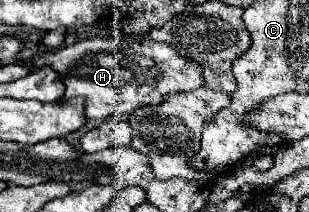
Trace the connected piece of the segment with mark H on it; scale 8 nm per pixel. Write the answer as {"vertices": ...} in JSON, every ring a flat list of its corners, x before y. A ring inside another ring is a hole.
{"vertices":[[111,35,85,39,85,41,73,43,65,49,59,49,55,53,45,53,45,55,37,57,33,61,33,65,43,67,45,63,53,63,53,67,57,67,57,71,61,71,61,75,65,75,65,95,61,99,65,101,65,99,73,99,73,97,85,97,89,119,109,119,113,115,131,115,137,107,161,105,165,101,165,97,171,93,189,93,189,91,195,91,205,85,199,63,181,57,169,43,161,43,161,41,143,37,143,53,141,53,129,45,123,45,121,39,123,37,111,37]]}

